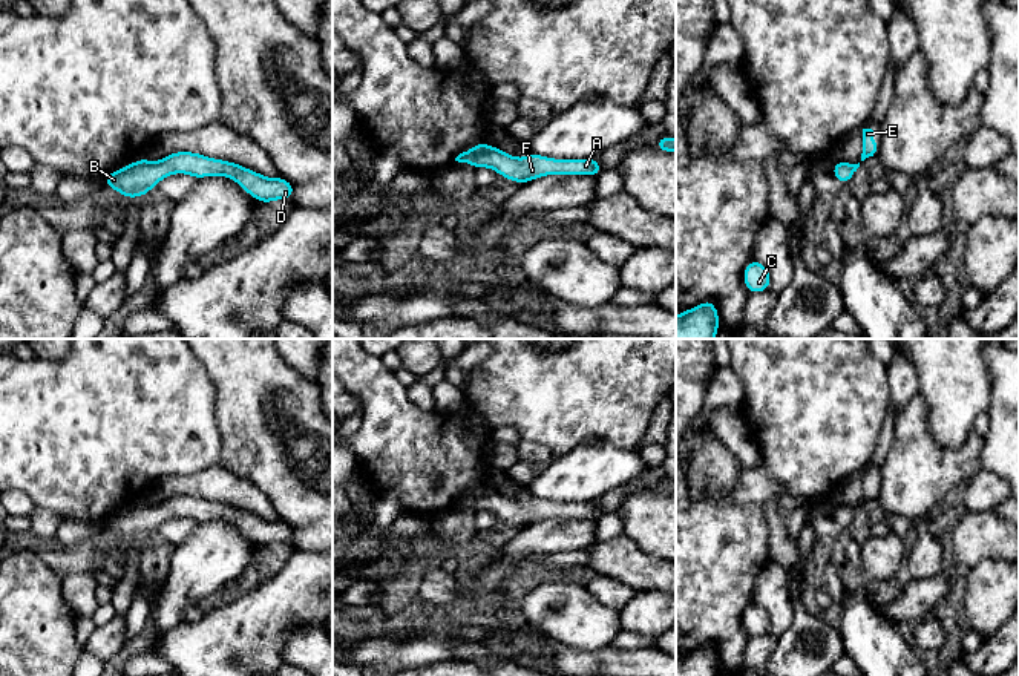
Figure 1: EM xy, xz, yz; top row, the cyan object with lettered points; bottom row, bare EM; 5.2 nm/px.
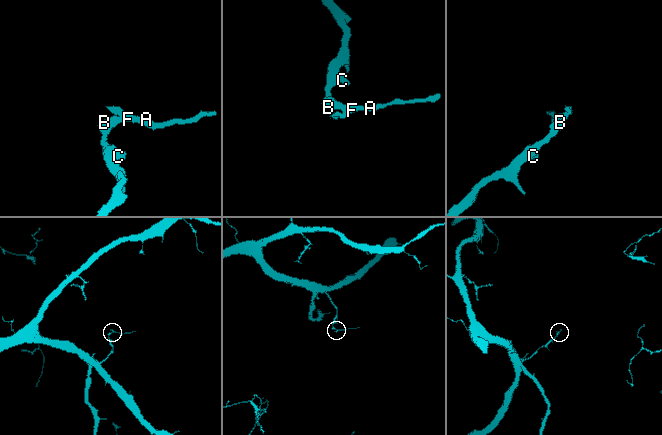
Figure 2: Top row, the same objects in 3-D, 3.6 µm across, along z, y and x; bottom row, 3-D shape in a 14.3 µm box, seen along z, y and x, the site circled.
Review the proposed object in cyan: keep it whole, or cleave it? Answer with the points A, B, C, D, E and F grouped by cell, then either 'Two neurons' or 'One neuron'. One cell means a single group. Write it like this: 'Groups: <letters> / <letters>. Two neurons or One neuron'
Groups: A B C D E F. One neuron

